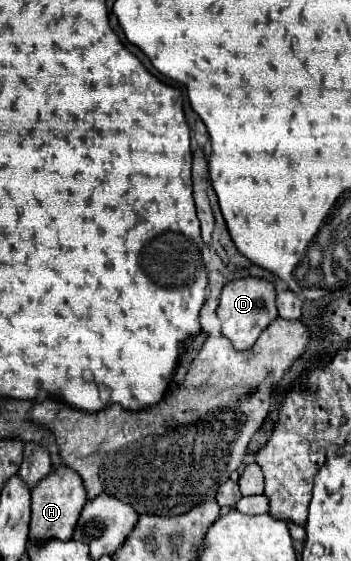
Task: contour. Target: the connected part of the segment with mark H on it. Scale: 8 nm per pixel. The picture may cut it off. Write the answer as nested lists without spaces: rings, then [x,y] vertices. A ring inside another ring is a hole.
[[[65,468],[63,476],[51,472],[49,478],[43,478],[31,490],[31,526],[29,526],[29,542],[43,544],[47,540],[71,540],[73,528],[77,524],[79,512],[85,506],[85,486],[83,480],[69,468]]]

